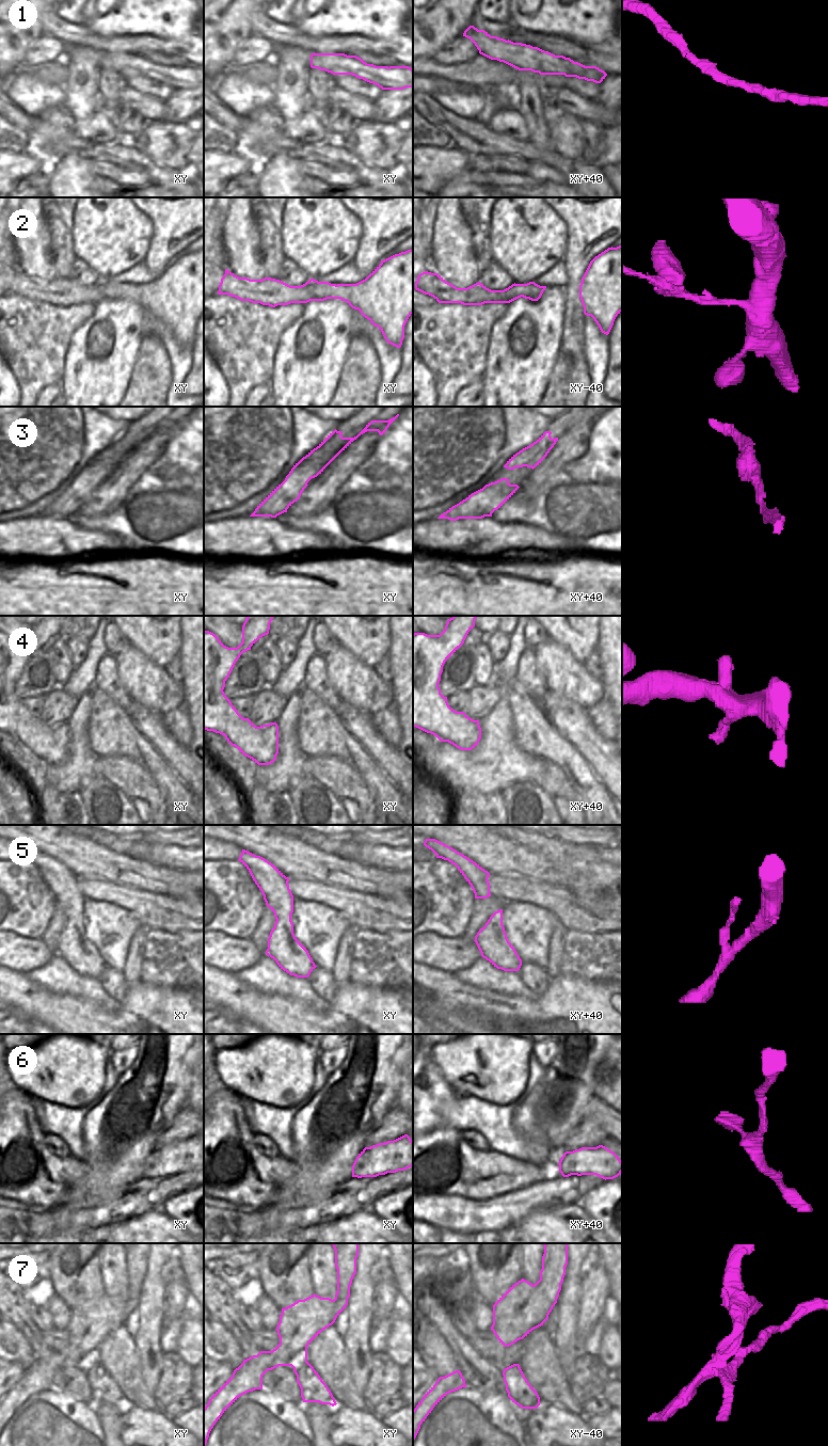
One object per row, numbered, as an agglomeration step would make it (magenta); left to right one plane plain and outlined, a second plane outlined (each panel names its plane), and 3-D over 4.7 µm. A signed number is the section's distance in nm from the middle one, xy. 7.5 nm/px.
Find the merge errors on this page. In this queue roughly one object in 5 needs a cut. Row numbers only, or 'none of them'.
2, 7

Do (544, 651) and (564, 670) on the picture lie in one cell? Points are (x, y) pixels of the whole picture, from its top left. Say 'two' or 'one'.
one

